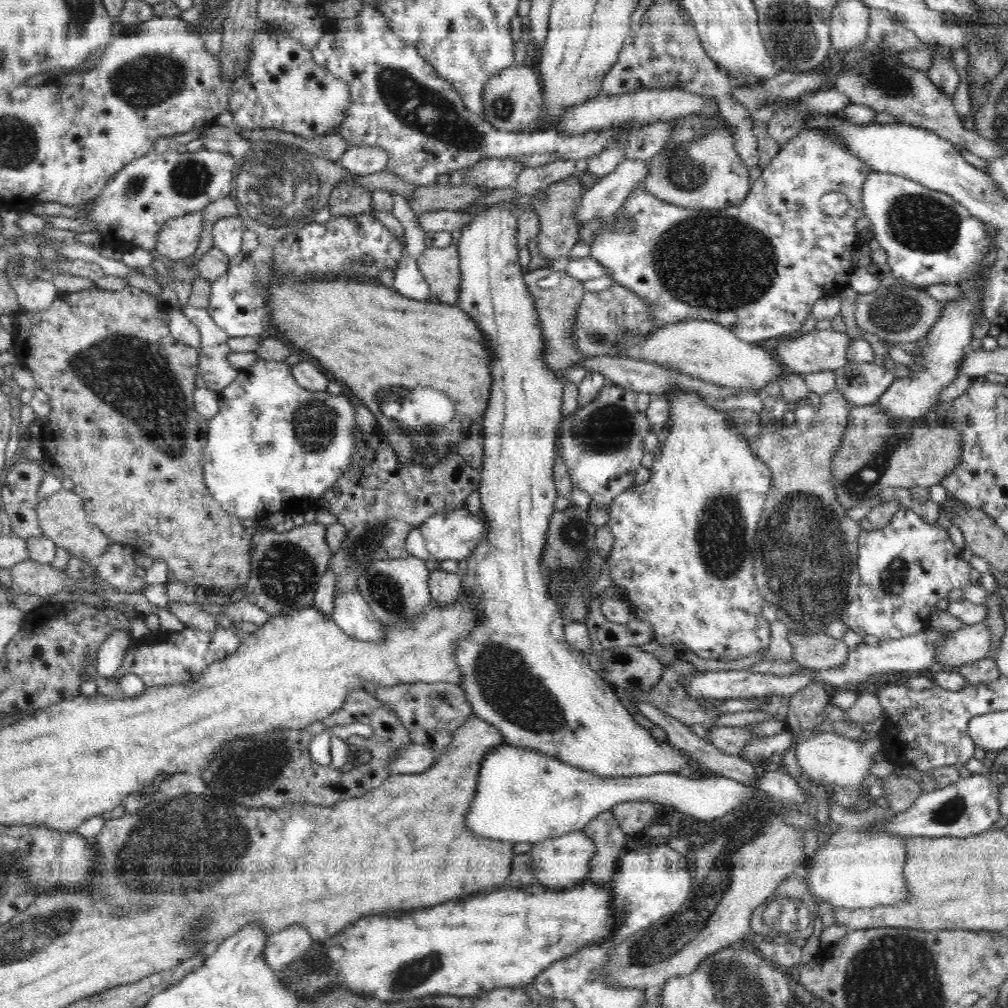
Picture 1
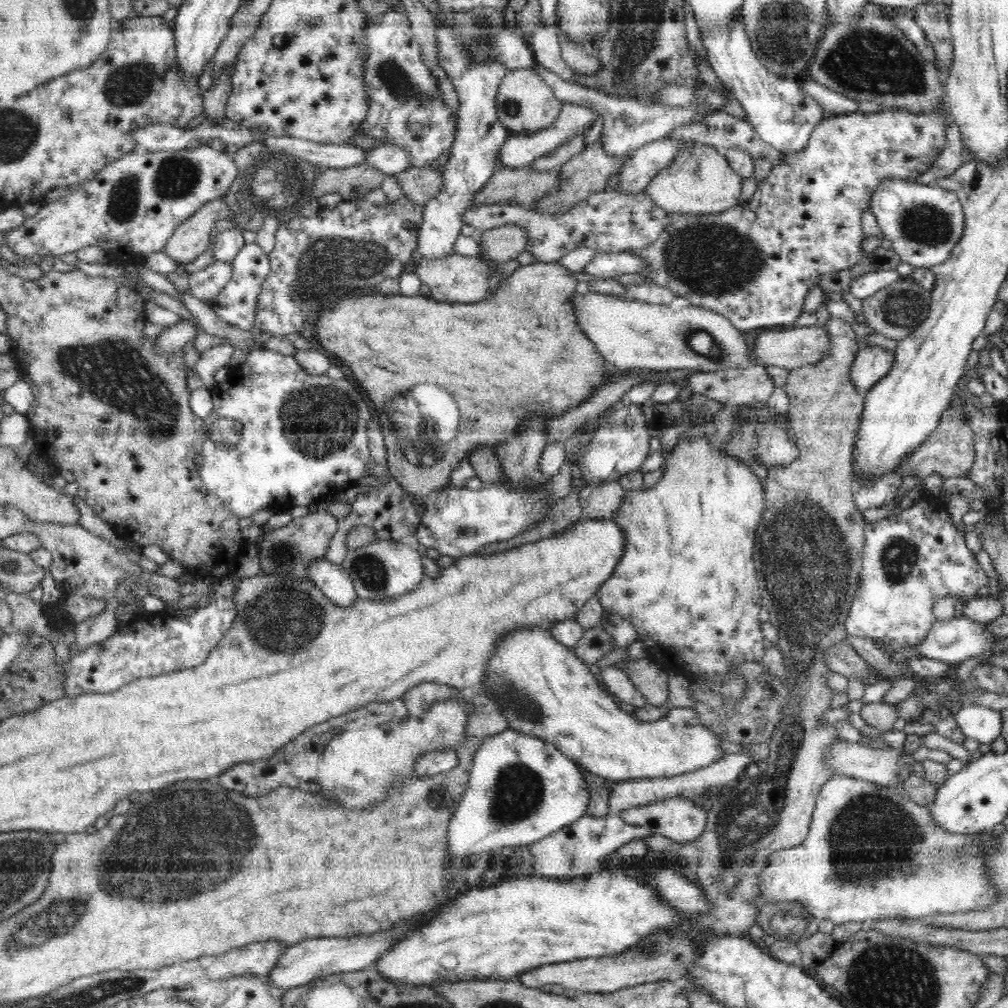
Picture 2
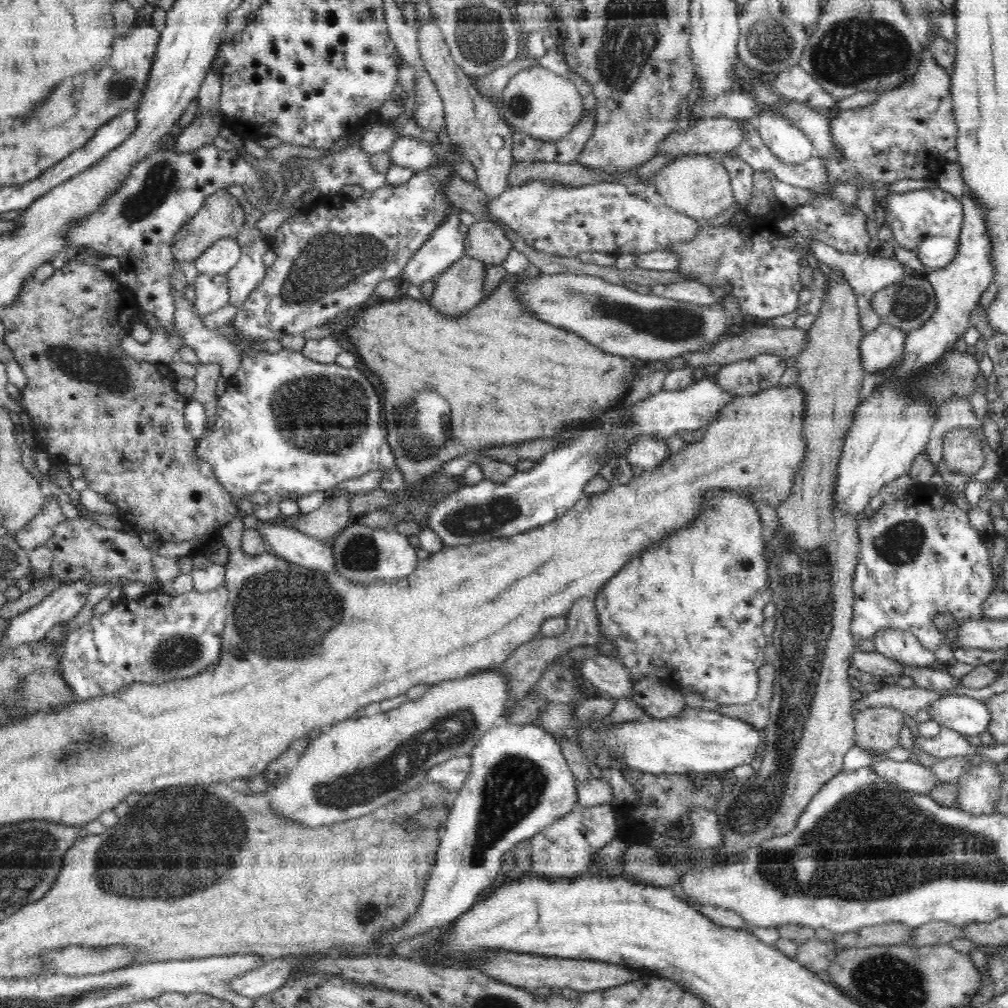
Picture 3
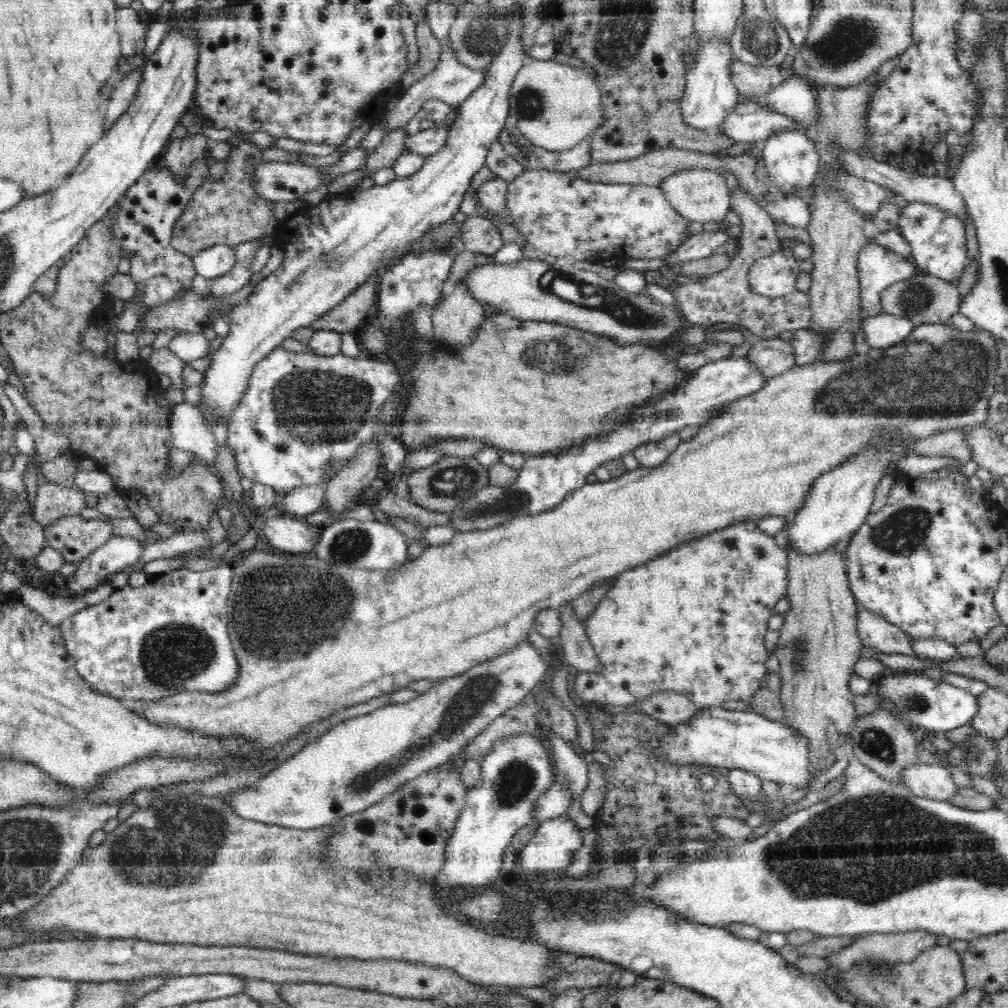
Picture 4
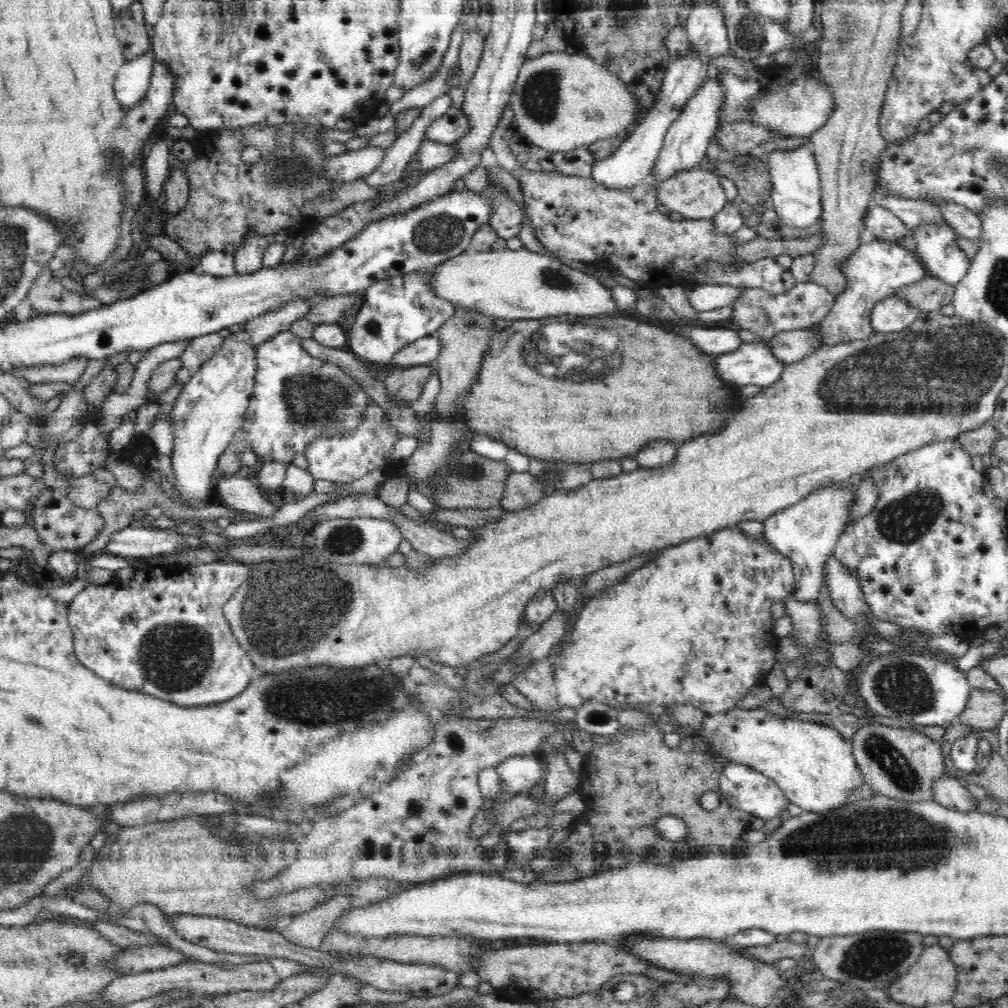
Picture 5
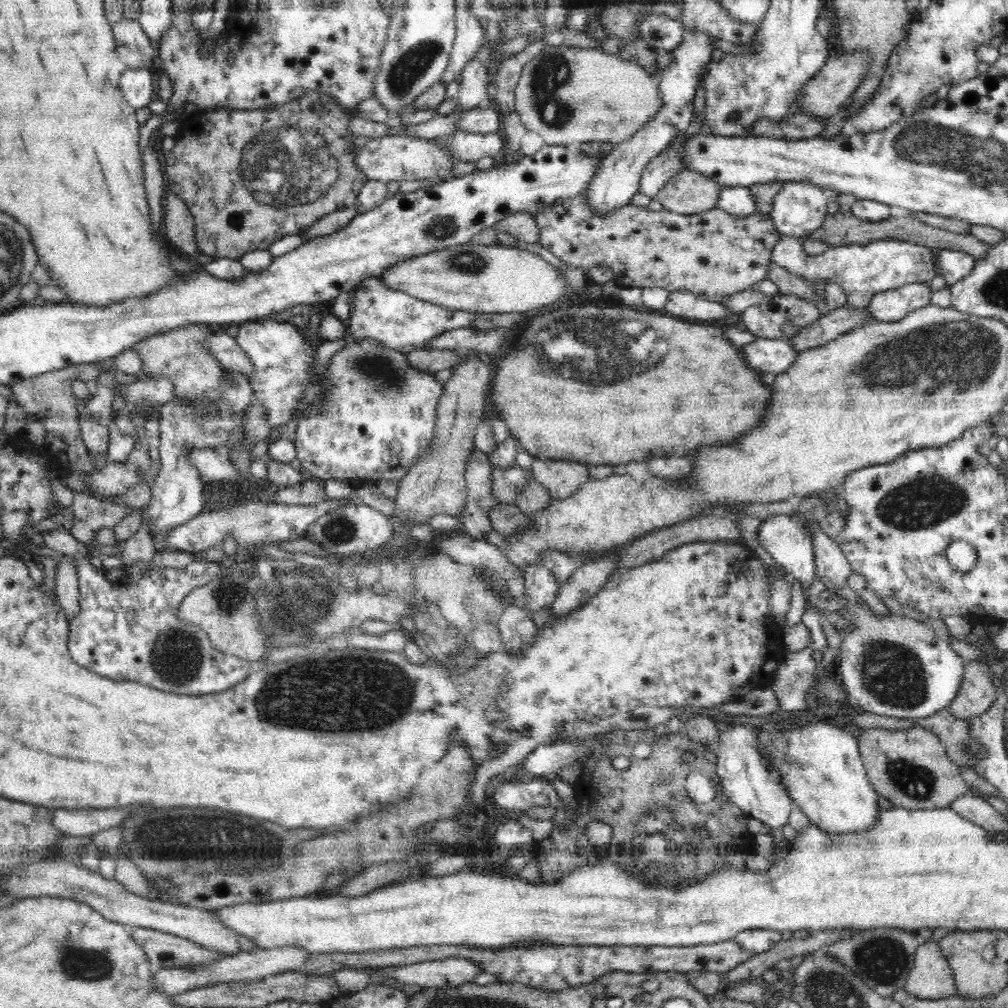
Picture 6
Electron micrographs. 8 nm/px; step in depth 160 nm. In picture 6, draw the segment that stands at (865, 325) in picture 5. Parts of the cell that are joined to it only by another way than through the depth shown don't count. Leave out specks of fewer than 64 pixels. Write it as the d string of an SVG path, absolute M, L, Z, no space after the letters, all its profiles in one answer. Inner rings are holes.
M782 235L771 258L778 266L811 283L834 282L846 293L846 305L861 309L869 306L872 295L914 284L930 282L937 275L936 249L902 239L880 239L867 243L828 247L822 254L808 255L796 237Z

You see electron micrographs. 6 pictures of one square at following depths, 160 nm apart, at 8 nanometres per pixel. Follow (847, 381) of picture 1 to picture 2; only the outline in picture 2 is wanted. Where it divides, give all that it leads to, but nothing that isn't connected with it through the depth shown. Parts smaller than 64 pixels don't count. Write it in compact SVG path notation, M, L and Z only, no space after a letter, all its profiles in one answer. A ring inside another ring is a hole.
M870 346L859 350L855 355L850 379L858 387L860 394L866 395L887 372L890 372L895 363L892 351L877 346Z

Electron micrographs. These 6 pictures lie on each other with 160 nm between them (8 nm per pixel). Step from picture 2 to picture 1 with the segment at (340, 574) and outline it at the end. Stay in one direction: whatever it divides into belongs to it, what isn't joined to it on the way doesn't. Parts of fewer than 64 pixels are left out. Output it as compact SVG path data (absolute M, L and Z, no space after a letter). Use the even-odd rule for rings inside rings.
M356 586L334 596L331 618L342 631L360 641L379 643L385 639L386 626L376 619Z

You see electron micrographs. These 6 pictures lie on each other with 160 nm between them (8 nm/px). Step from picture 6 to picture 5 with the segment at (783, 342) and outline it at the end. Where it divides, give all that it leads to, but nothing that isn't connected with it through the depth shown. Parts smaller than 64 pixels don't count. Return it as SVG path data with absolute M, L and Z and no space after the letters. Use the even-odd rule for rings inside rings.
M765 341L742 343L738 350L716 356L718 378L730 388L755 384L766 388L780 380L785 368Z

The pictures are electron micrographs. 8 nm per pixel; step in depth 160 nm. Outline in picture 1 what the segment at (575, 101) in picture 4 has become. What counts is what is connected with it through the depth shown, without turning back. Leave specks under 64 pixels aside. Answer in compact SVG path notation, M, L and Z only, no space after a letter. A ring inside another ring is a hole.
M513 66L490 78L484 88L484 118L495 128L508 132L532 131L544 108L544 90L537 72L528 66Z

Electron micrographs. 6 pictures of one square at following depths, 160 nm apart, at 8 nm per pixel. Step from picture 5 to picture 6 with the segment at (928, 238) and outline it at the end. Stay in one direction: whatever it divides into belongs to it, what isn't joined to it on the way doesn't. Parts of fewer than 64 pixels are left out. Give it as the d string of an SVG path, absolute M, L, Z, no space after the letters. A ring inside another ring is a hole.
M950 249L936 250L937 272L943 275L948 286L963 280L974 268L976 259L971 254Z

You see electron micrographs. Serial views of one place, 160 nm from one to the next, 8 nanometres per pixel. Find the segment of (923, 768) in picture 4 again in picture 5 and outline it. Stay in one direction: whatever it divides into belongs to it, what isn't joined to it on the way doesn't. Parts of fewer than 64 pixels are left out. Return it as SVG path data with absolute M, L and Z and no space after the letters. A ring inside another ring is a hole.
M945 773L932 784L934 800L942 806L960 812L978 811L978 799L968 791L966 784L957 777Z

